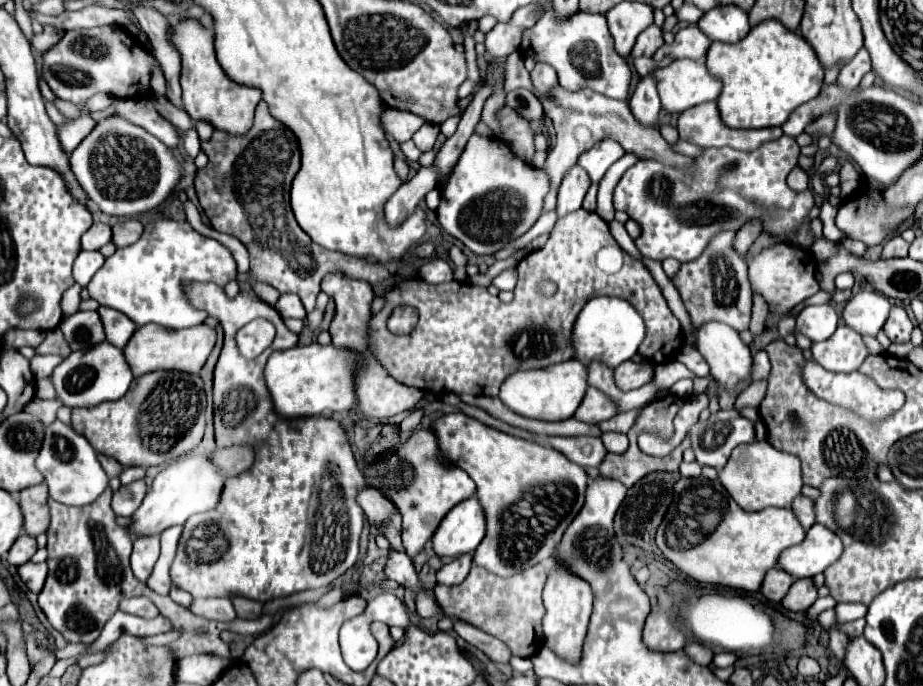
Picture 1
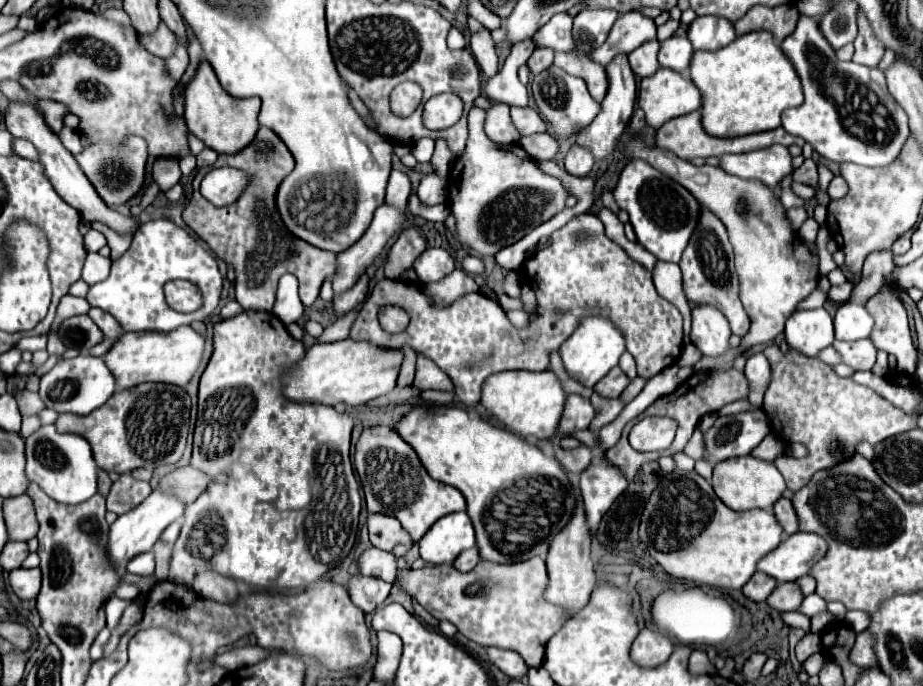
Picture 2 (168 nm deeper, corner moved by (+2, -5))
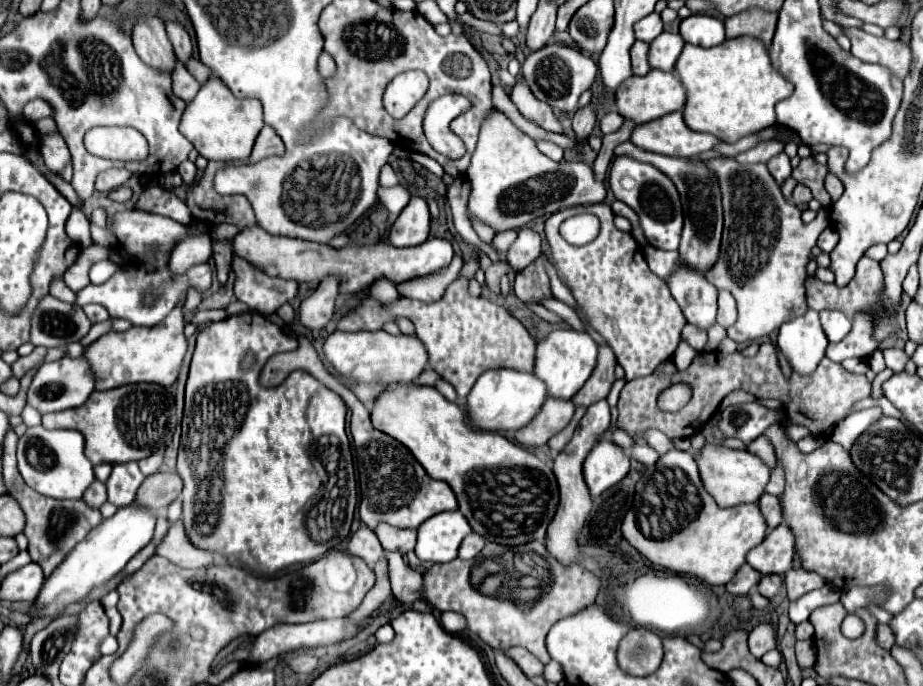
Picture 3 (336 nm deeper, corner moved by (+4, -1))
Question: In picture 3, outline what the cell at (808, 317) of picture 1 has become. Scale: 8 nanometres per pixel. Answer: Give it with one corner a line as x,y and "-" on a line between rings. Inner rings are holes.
807,309
805,315
781,325
777,345
791,361
793,371
809,375
825,357
827,343
829,341
819,321
819,311

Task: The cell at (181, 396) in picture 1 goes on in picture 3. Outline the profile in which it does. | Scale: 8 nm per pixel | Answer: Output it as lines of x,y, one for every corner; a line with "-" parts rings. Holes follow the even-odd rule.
135,383
109,391
95,391
89,401
77,409
43,415
45,429
75,429
85,437
85,455
93,465
141,461
165,449
175,433
175,397
161,385

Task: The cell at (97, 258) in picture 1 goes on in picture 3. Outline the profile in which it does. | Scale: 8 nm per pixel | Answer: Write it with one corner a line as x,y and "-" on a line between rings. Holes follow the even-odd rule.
103,259
103,261
95,261
89,269
89,277
91,277
91,283
93,285
99,285
99,283
105,283
115,271
119,269
119,265
115,265
113,261
109,259

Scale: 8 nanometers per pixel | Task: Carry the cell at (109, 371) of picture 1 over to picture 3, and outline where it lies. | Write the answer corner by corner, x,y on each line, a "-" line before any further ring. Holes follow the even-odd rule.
63,357
53,363
43,363
37,369
33,383
27,391
27,403
33,405
35,409
39,409
41,413
53,413
53,411
81,407
93,391
95,391
95,373
93,373
89,361
85,357
79,357
79,359

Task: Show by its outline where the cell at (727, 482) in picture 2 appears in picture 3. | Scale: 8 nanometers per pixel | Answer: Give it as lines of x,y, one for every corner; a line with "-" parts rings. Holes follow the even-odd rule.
705,445
697,461
705,489
713,495
719,507
735,507
741,503
757,503
769,483
769,467
749,451
735,451
725,447

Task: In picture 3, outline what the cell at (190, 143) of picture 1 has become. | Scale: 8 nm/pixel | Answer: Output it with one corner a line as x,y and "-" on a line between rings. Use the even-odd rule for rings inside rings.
183,161
181,165
179,165
179,175
183,177
183,183
185,185
191,185
193,181
195,181
195,175
197,175
197,167
195,167
195,163
191,163
191,161

